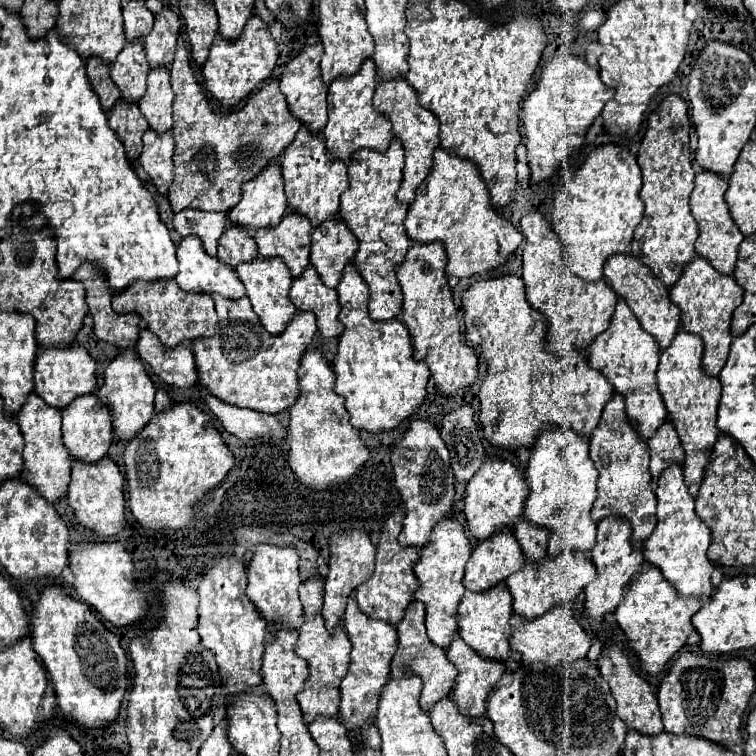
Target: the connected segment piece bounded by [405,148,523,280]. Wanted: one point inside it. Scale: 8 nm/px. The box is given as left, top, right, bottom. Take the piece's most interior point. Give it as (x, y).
(452, 206)

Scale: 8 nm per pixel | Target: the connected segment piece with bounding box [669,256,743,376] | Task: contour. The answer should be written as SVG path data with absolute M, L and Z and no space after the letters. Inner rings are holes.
M695 256L683 270L679 282L669 290L669 298L675 306L679 306L681 310L681 328L685 332L691 332L691 334L699 334L701 340L703 340L703 370L707 376L719 376L725 360L727 360L727 352L729 352L729 346L731 346L731 332L729 332L729 326L731 326L731 318L733 318L733 310L743 302L743 288L731 278L731 276L725 276L725 274L719 274L715 268L711 268L711 264L705 260L705 258L699 258Z

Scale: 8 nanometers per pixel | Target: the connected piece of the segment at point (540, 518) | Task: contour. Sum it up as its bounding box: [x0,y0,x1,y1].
[523,426,597,558]

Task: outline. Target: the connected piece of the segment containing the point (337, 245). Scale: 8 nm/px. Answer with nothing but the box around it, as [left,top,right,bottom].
[311,218,357,288]

